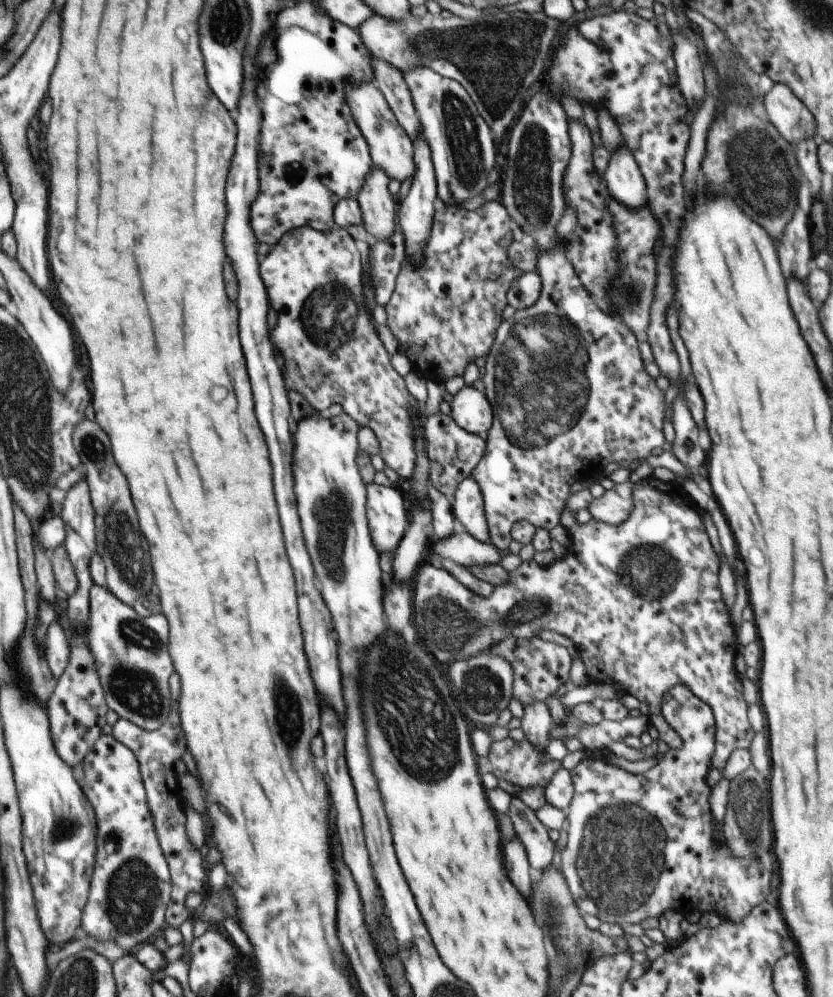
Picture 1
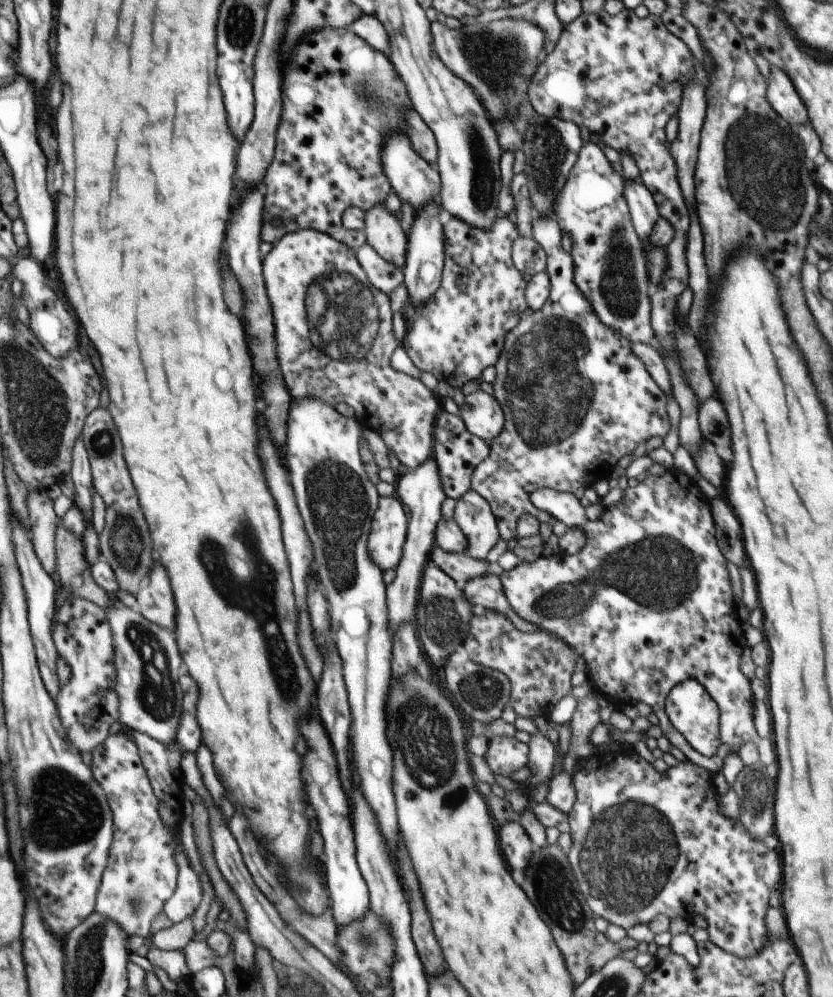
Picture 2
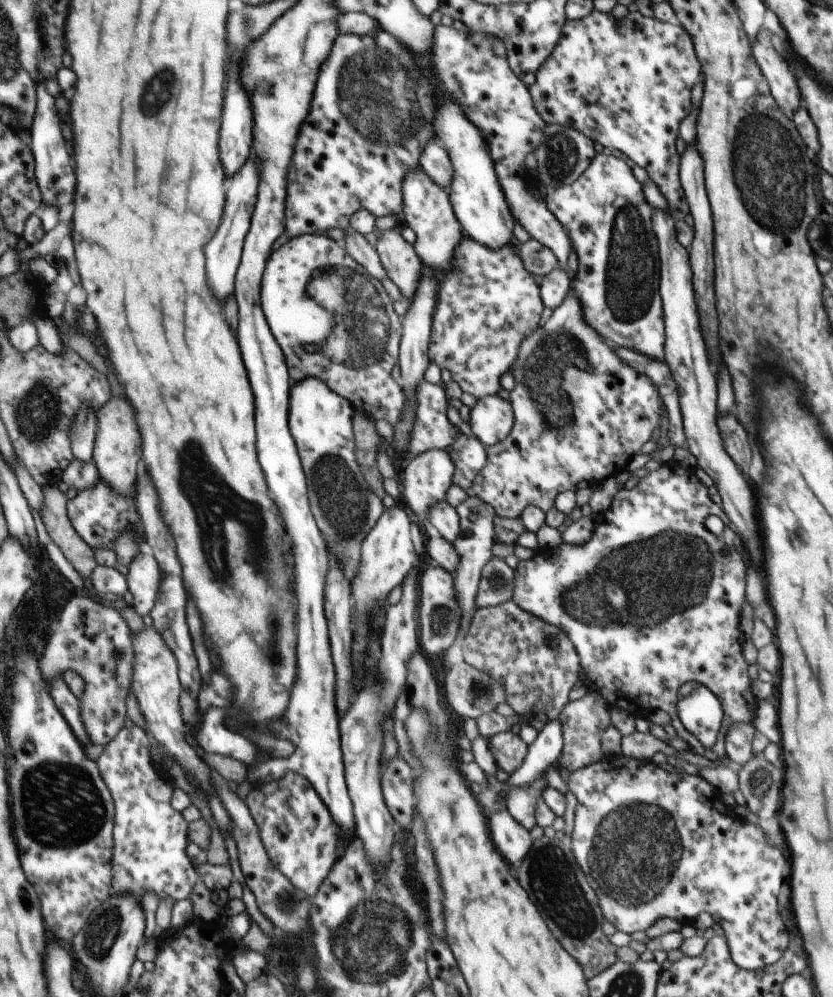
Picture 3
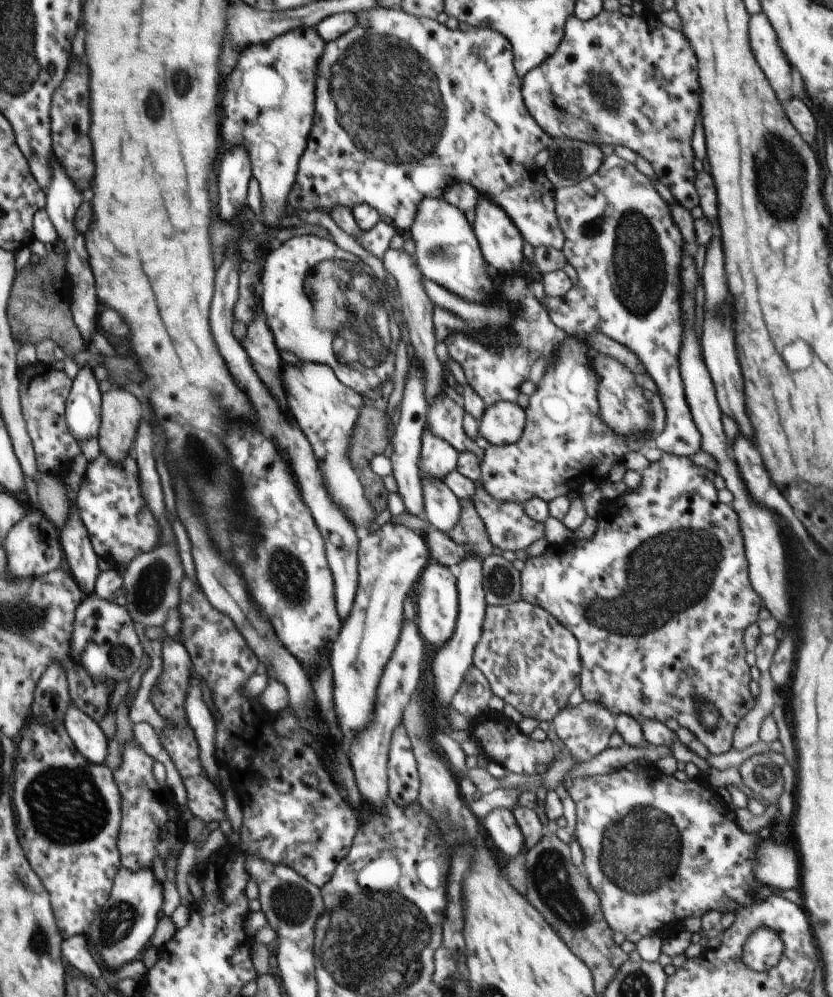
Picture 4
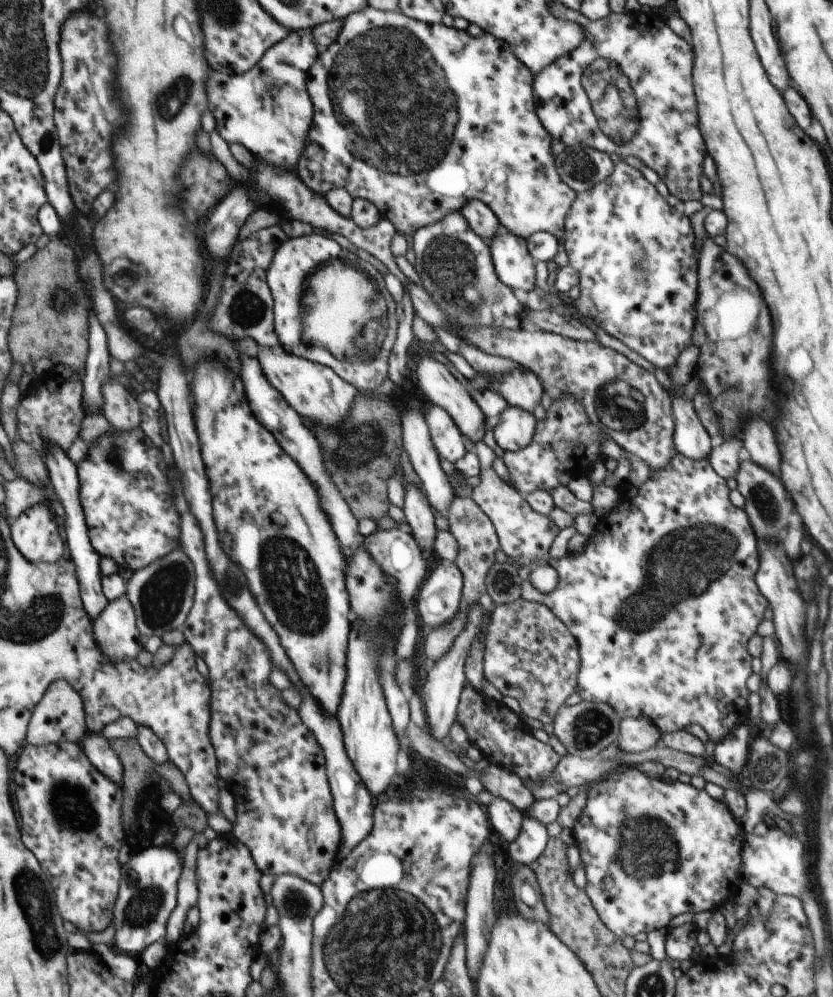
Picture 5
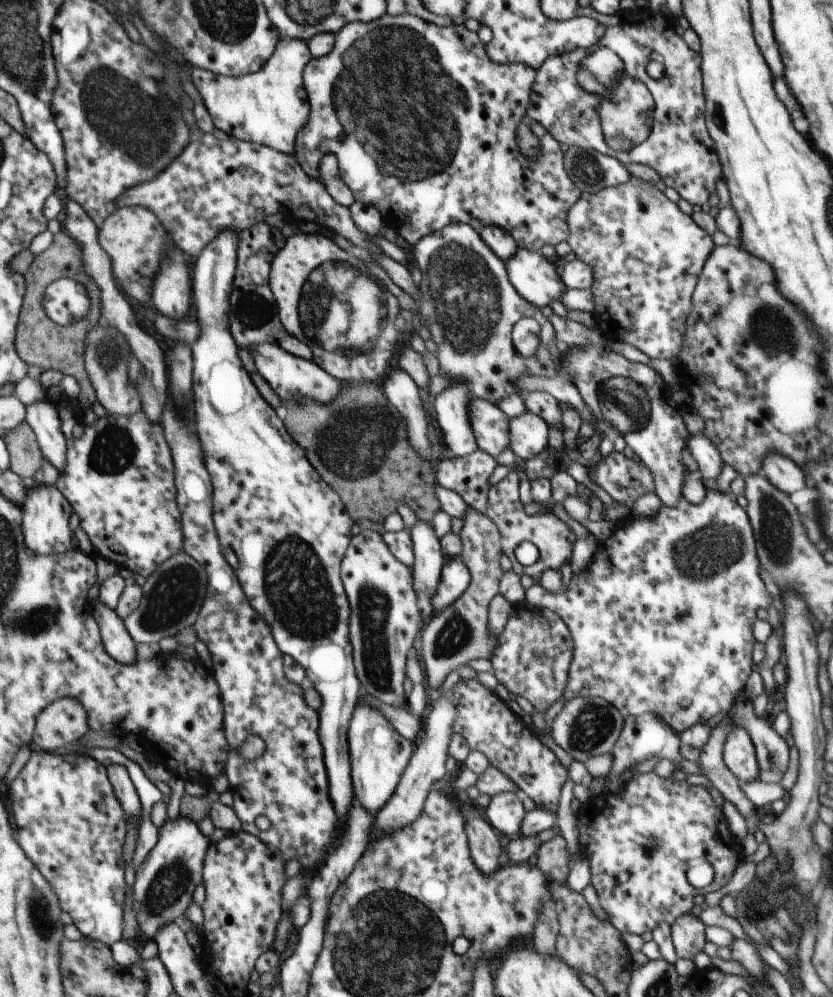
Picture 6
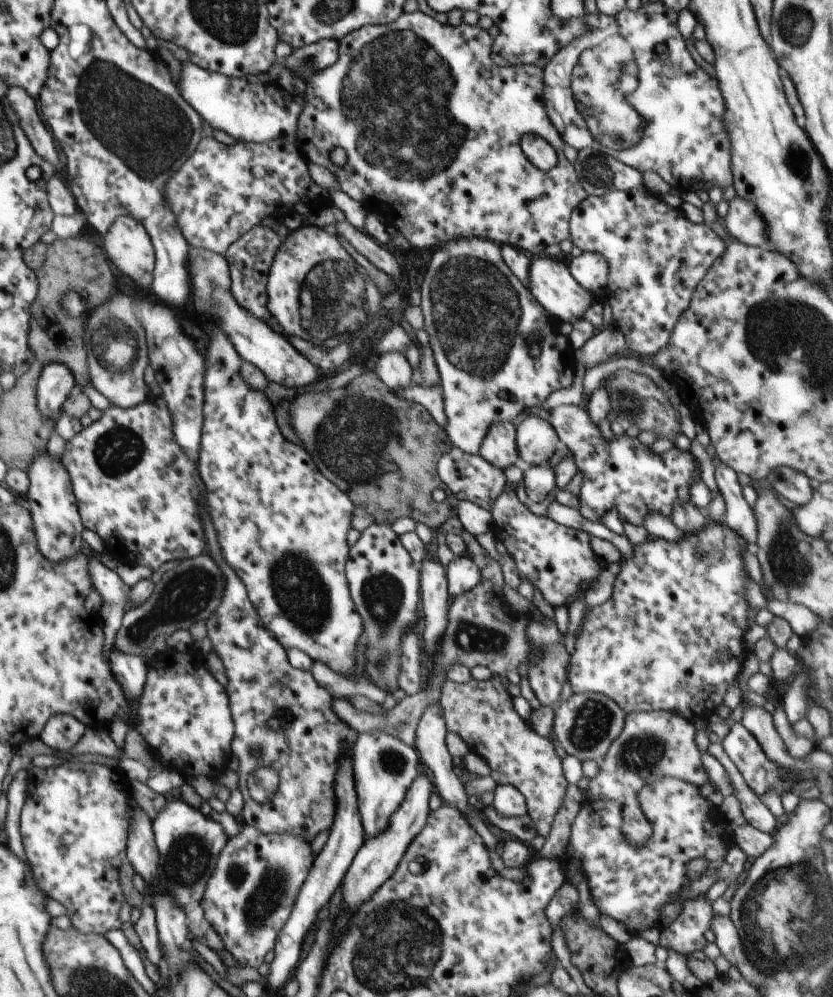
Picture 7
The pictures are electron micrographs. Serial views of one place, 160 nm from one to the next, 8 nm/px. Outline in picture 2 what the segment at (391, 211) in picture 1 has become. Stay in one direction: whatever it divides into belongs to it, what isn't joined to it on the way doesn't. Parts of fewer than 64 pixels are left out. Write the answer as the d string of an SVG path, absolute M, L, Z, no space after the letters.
M376 205L365 211L365 227L367 243L384 260L403 270L407 255L408 237L400 227L400 217L385 207Z

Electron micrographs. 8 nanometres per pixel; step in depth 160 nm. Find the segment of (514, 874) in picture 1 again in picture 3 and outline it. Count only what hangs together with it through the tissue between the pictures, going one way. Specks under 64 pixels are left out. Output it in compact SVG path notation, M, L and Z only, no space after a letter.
M502 808L487 813L487 825L492 840L508 864L522 861L531 849L533 840L526 830L509 812Z

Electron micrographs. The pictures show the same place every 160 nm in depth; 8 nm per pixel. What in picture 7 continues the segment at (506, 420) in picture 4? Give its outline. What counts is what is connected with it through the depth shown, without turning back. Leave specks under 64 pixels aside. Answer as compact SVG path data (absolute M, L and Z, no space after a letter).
M531 416L516 426L516 444L519 457L536 467L548 463L560 441L550 422Z

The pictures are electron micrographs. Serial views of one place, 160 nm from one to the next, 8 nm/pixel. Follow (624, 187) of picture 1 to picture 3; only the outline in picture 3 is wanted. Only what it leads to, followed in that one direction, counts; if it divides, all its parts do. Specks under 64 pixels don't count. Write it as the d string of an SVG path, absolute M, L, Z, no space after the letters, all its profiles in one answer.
M653 208L653 229L659 240L659 257L661 270L661 285L659 286L661 301L663 302L663 317L665 322L664 358L677 384L679 407L683 418L683 429L687 438L688 448L697 460L697 466L702 468L714 480L721 498L724 512L728 515L732 528L740 536L746 552L752 556L754 566L762 560L762 544L758 532L758 518L756 518L756 502L754 492L746 478L736 468L734 460L726 454L722 440L716 412L716 378L708 362L708 352L702 340L700 322L698 322L698 308L692 290L692 270L688 262L688 252L677 240L677 227L670 214Z

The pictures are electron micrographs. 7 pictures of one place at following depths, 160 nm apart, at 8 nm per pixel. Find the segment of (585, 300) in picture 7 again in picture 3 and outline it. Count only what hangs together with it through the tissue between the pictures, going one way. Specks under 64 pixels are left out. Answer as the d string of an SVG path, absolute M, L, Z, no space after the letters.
M449 95L440 98L434 128L436 138L447 150L454 167L453 181L447 192L463 232L468 238L474 239L487 249L498 250L505 247L512 238L515 218L506 202L502 187L499 186L489 146L481 131L461 110L461 106L449 98Z

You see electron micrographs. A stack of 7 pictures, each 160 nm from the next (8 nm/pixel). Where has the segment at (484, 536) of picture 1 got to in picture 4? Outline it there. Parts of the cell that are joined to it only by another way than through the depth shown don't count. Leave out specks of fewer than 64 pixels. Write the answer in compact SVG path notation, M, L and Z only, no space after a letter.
M466 555L460 564L460 575L457 577L458 612L454 632L443 646L438 648L434 660L432 660L432 676L434 676L434 696L439 704L446 707L451 706L453 696L460 690L464 677L473 664L475 646L482 634L487 602L482 586L483 564L475 555Z

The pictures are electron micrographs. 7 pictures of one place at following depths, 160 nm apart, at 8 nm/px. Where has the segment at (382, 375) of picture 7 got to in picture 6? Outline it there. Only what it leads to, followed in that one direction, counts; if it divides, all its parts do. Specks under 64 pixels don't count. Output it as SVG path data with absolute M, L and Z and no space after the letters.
M390 368L380 382L386 398L401 412L407 426L407 438L415 451L432 461L430 442L426 436L426 416L418 395L417 384L402 368Z

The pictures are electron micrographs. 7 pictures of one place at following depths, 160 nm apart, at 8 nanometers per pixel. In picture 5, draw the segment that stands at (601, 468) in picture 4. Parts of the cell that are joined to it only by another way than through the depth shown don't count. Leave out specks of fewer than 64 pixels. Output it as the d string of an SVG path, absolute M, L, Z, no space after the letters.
M573 397L553 401L549 414L544 421L536 423L532 442L522 450L506 451L502 460L505 462L511 478L506 481L518 492L530 494L535 490L551 490L559 484L566 485L573 478L588 476L594 461L604 458L601 452L602 432L594 426L586 414L586 409Z

